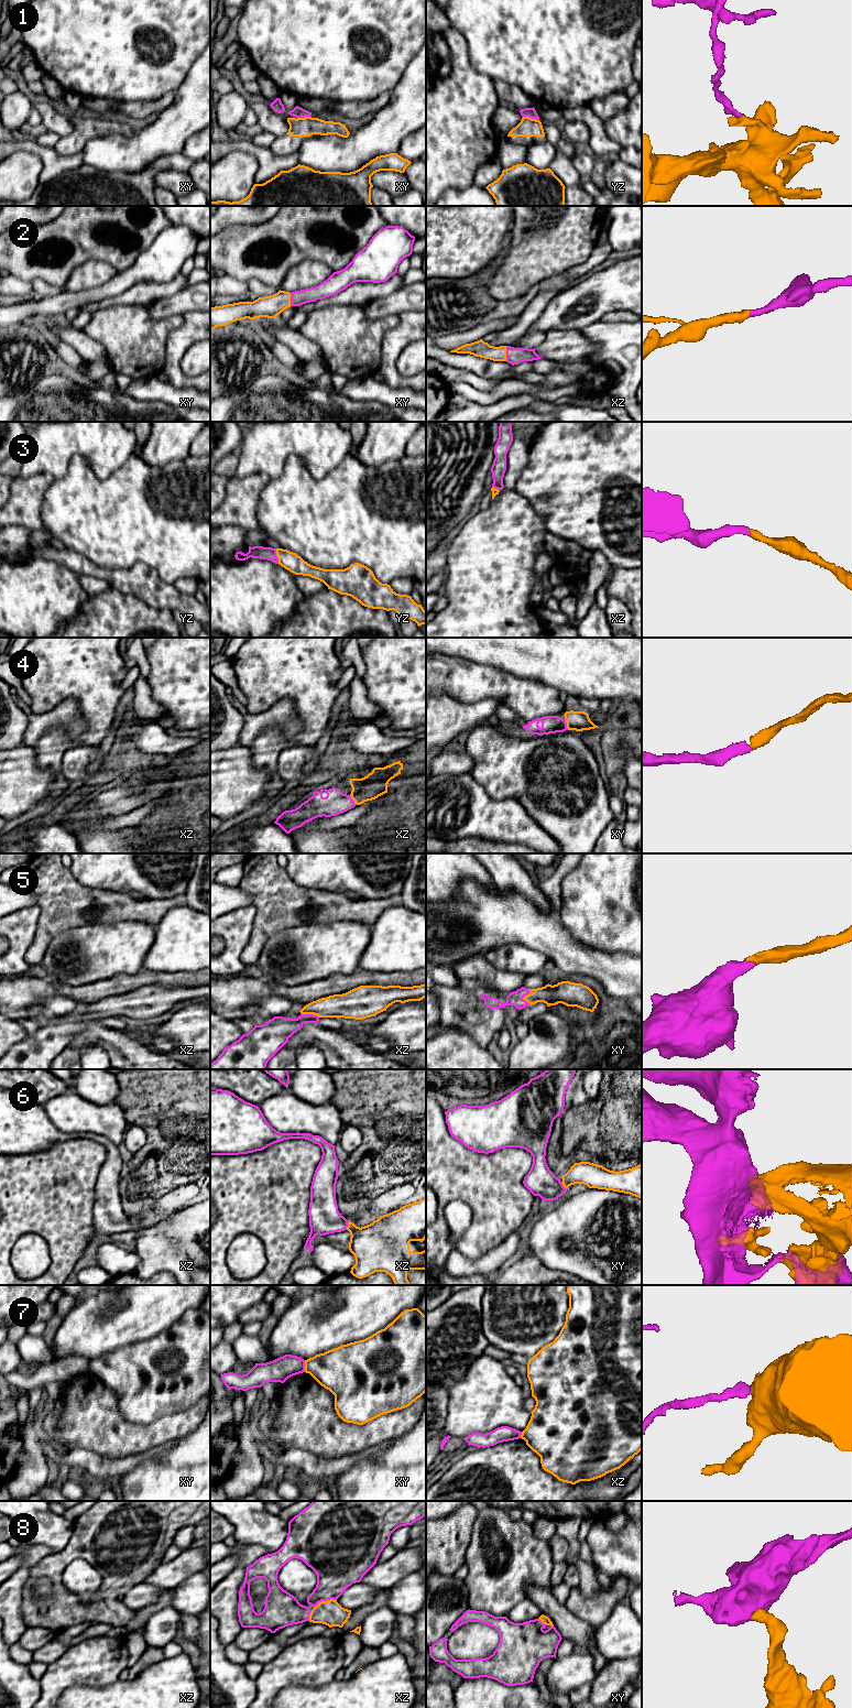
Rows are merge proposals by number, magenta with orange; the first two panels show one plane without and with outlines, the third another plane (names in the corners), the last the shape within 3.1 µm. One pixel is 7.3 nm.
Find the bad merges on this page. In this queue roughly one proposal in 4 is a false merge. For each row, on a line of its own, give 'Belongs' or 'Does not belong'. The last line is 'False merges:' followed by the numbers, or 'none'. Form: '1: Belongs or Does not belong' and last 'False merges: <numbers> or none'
1: Does not belong
2: Belongs
3: Belongs
4: Belongs
5: Belongs
6: Belongs
7: Does not belong
8: Belongs
False merges: 1, 7

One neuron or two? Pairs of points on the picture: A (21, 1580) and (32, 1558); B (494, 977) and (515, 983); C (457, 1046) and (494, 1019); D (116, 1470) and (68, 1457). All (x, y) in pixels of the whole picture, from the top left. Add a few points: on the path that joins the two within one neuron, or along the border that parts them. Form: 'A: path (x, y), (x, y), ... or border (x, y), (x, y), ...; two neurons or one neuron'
A: path (21, 1575), (26, 1564); one neuron
B: path (500, 979), (510, 981); one neuron
C: border (461, 1032), (469, 1035), (479, 1045), (487, 1047); two neurons
D: path (104, 1467), (96, 1467), (88, 1461), (80, 1460); one neuron

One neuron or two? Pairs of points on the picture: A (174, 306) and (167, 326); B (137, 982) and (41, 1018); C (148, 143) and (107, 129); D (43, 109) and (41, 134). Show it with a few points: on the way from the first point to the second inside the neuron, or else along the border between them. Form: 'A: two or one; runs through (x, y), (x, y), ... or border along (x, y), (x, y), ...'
A: two; border along (146, 308), (149, 314), (156, 319), (179, 315)
B: two; border along (29, 1009), (42, 1008), (46, 1011)
C: two; border along (134, 133), (131, 137), (105, 137)
D: two; border along (41, 128), (53, 131), (61, 137)

